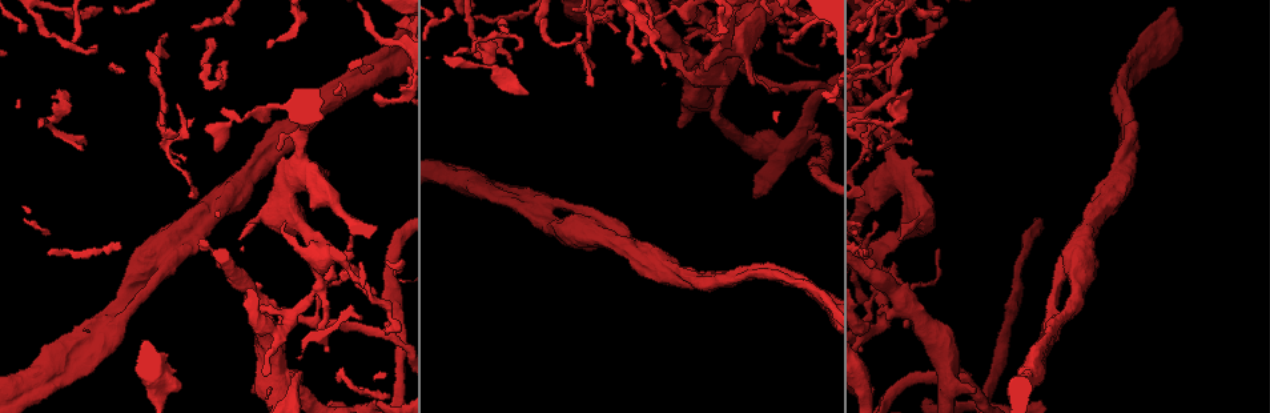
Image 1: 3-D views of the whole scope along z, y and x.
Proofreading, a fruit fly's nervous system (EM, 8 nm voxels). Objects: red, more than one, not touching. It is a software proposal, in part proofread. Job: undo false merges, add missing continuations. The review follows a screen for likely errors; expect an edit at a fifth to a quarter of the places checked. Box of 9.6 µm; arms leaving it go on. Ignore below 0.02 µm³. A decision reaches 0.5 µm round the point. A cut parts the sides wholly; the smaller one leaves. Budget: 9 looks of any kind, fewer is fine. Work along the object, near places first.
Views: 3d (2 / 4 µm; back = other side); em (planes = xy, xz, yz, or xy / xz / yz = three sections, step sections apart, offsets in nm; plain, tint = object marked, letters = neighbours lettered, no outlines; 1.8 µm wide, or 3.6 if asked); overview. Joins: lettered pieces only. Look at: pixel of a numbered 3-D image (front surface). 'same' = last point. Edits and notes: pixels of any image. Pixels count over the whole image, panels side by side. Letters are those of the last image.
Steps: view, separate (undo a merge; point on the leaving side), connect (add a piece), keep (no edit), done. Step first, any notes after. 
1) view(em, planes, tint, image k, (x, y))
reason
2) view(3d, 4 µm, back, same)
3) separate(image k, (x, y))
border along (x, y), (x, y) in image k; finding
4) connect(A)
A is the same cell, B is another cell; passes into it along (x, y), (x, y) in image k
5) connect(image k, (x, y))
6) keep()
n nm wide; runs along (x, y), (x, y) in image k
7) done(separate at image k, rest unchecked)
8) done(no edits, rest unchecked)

view(em, planes, letters, image 1, (939, 249))
tapers out

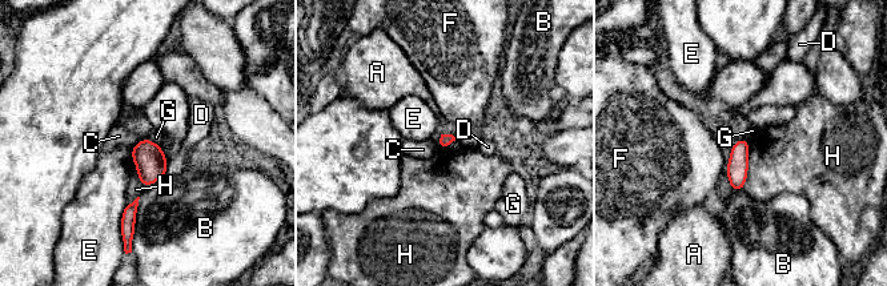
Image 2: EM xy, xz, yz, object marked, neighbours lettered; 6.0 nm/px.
keep()
A, B, C, D, E, F, G and H are other cells; border along (148, 139), (159, 145) in image 2; no lettered piece goes on from it

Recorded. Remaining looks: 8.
view(em, xz, step 4, tint, image 1, (375, 74))
a fork

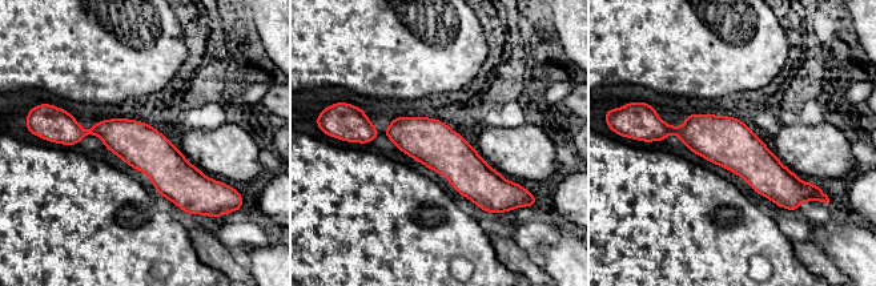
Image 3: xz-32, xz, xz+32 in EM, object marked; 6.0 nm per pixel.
view(em, xz, step 4, letters, same)

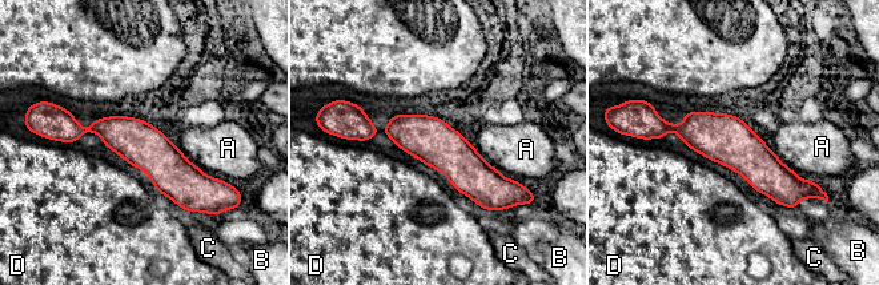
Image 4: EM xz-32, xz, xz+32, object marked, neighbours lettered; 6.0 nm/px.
keep()
A touches over 200 nm; A, B, C and D are other cells; runs along (63, 124), (109, 128), (181, 181), (209, 183) in image 4; one cell here

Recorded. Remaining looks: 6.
view(em, 3.6 µm, planes, tint, image 1, (591, 215))
closes a loop

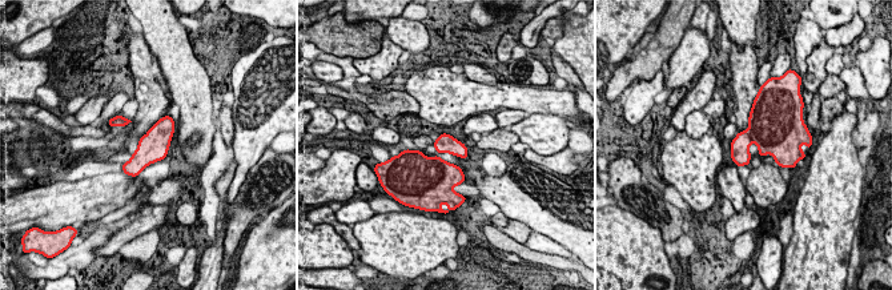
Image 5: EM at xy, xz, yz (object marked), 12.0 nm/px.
view(em, 3.6 µm, planes, letters, same)
see the neighbours

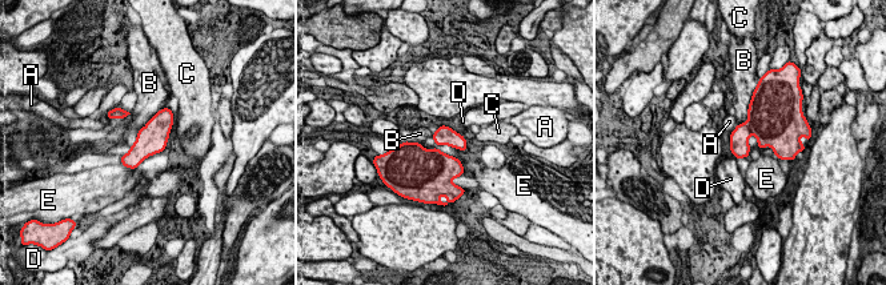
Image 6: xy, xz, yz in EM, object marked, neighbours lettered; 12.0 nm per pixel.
keep()
240 nm wide; B touches over 400 nm; A, B, C, D and E are other cells; one cell here

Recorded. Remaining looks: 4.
view(3d, 4 µm, image 1, (953, 373))
abrupt turn

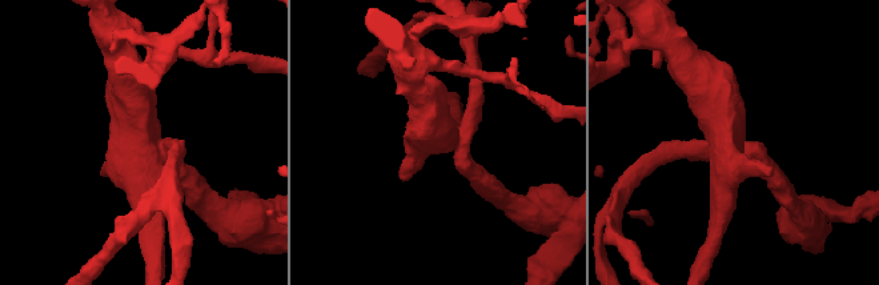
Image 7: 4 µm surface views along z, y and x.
view(em, planes, letters, image 7, (157, 150))

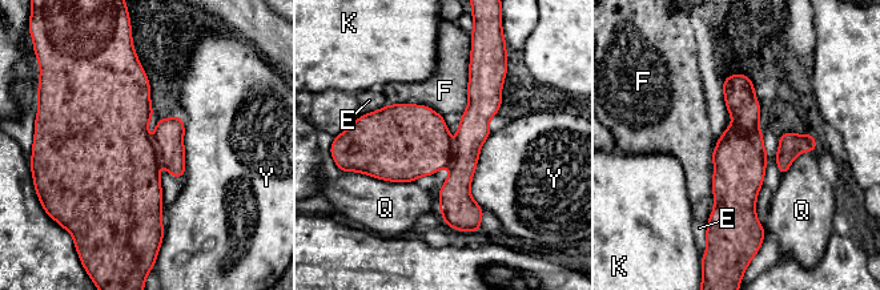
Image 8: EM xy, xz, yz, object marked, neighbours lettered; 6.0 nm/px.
separate(image 8, (414, 143))
320 nm wide; E, F, K, Q and Y are other cells; two cells meet here

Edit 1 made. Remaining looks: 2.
done(separate at image 8, rest unchecked)

